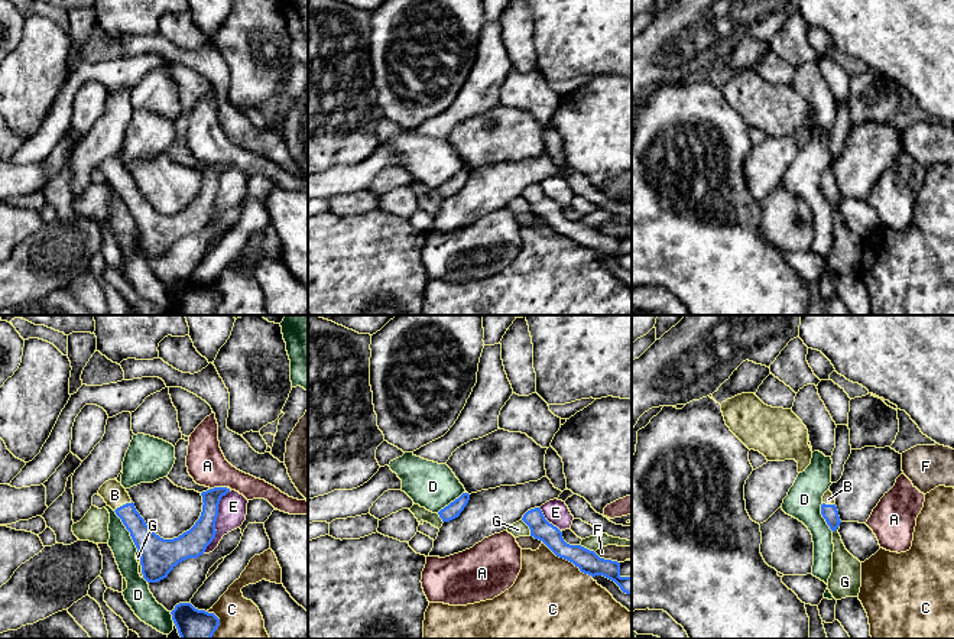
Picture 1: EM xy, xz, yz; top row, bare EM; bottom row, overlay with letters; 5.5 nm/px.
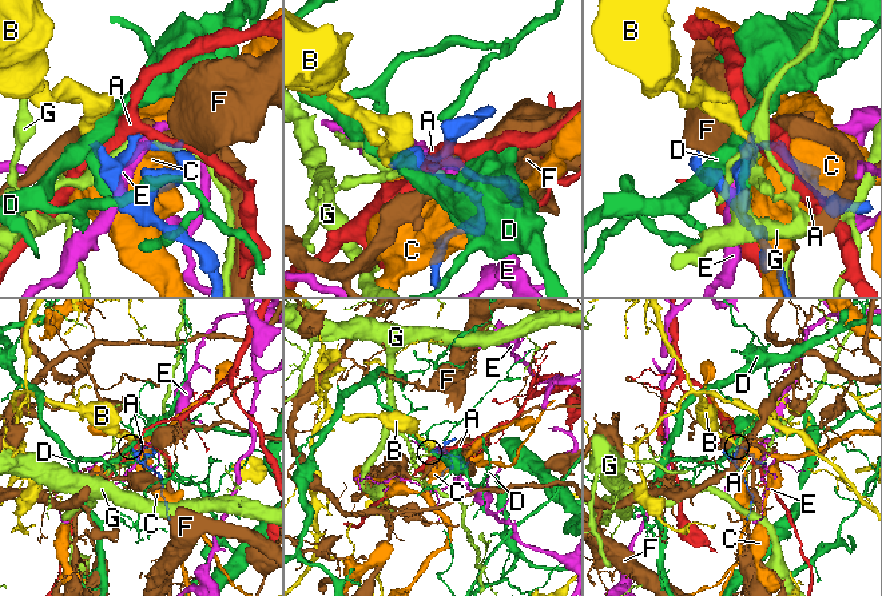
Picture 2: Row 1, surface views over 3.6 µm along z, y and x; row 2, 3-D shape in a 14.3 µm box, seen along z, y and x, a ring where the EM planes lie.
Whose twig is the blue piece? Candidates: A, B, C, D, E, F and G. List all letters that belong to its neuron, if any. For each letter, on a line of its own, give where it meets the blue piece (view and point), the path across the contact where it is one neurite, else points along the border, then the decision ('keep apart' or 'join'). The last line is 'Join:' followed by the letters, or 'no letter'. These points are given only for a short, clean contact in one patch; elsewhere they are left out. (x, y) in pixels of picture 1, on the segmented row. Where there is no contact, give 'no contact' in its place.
A: xy (217, 487) | along xy (226, 486), (210, 489) | keep apart
B: xy (123, 505) | across xy (146, 541), (123, 505), (114, 495) | join
C: xz (567, 560) | keep apart
D: xy (127, 529) | keep apart
E: xy (216, 521) | keep apart
F: xz (607, 560) | keep apart
G: xz (528, 525) | keep apart
Join: B

